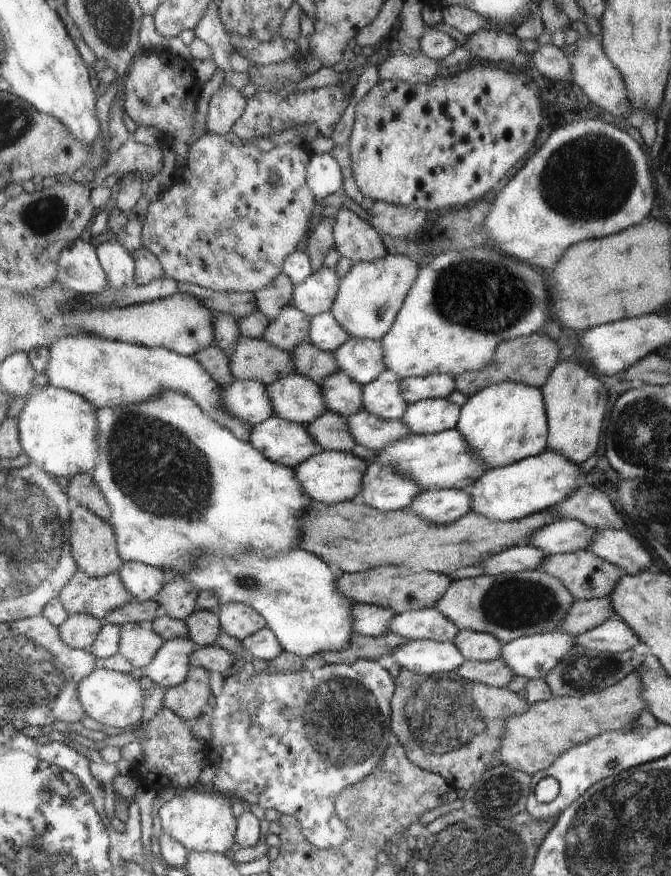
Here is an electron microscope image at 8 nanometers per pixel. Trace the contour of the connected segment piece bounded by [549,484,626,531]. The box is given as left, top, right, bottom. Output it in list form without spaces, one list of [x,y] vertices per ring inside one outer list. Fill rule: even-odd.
[[[582,484],[568,500],[549,508],[550,514],[562,519],[584,522],[588,528],[601,530],[625,530],[624,522],[612,501],[602,491]]]

